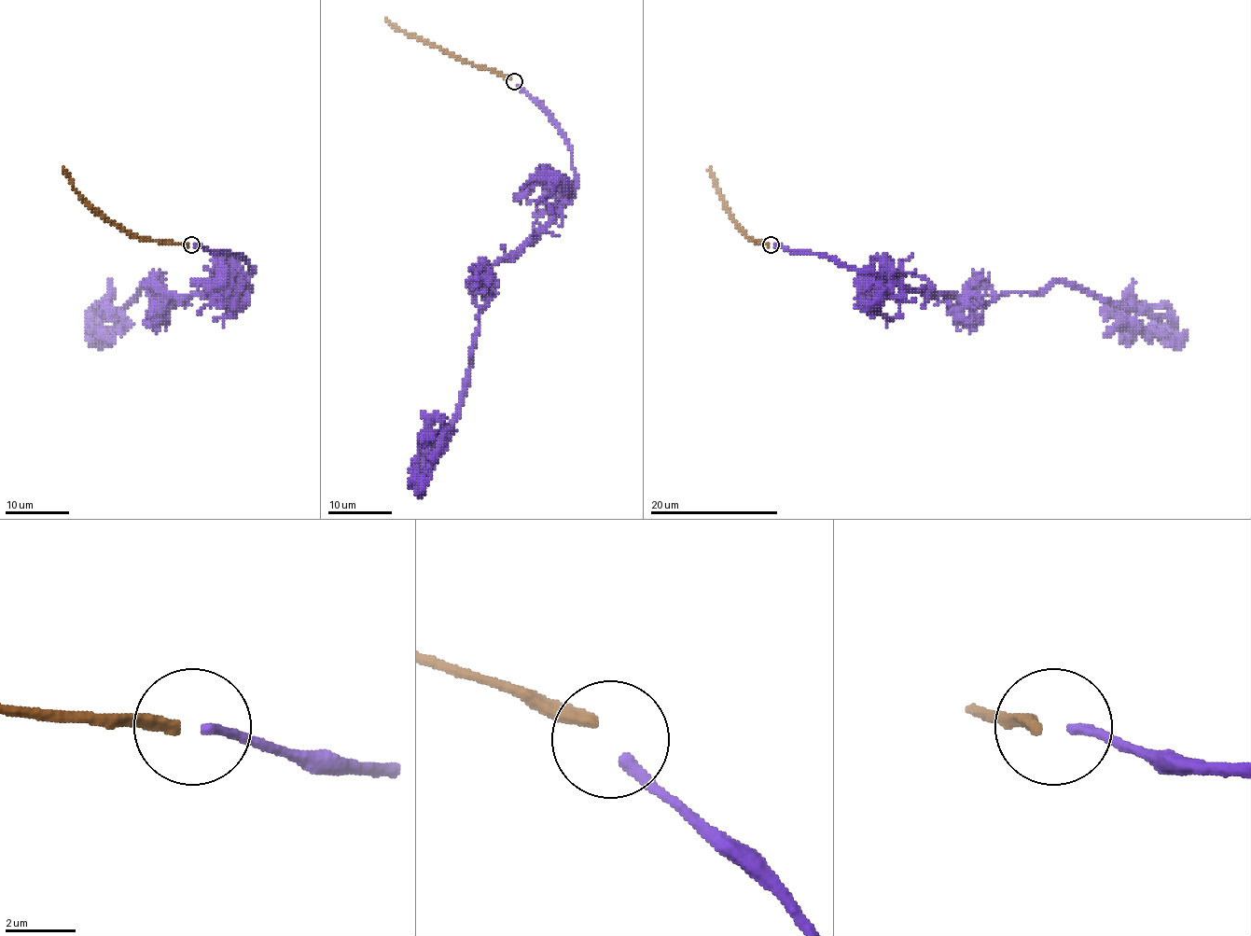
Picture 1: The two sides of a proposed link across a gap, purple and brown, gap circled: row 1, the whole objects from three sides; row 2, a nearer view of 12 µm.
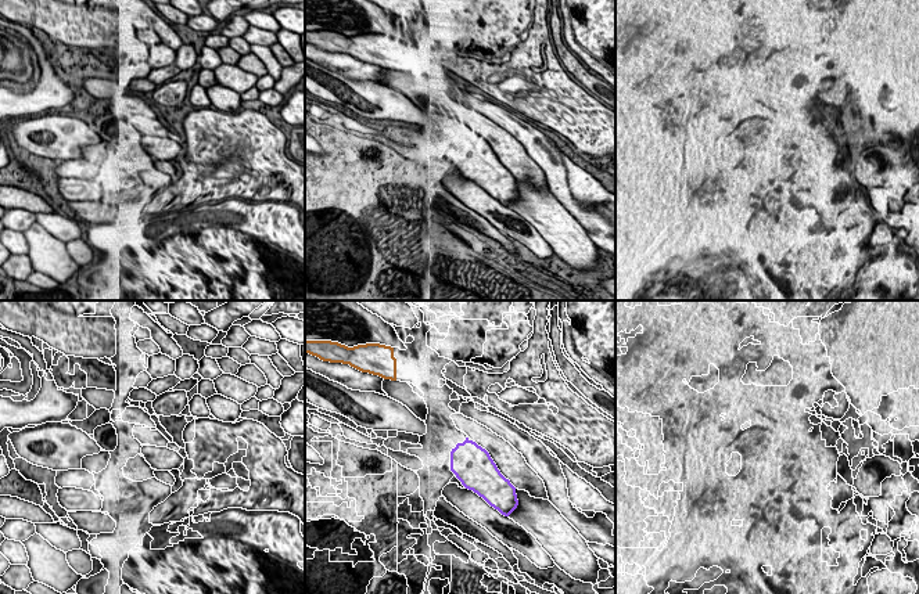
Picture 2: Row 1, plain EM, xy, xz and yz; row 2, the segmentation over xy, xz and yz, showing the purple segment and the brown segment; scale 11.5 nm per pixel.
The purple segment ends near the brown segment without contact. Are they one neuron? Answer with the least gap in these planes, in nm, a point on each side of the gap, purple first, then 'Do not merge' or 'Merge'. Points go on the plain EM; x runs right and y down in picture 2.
Distance 1050 nm. Across: xz (458, 133), (395, 69). Merge

